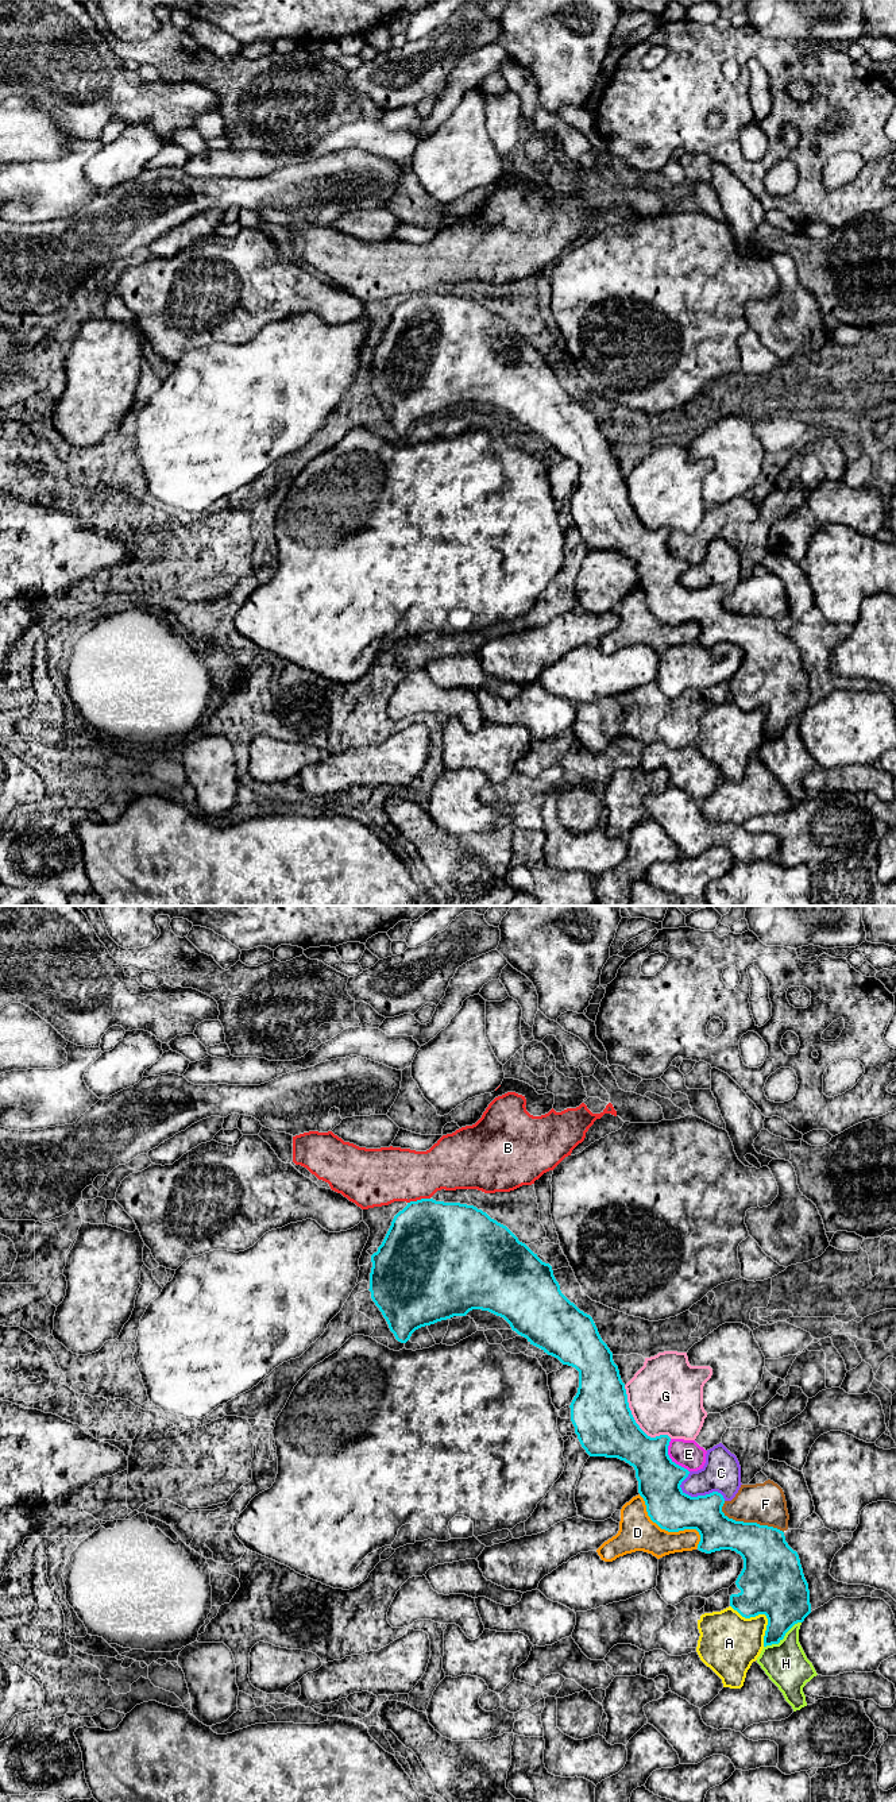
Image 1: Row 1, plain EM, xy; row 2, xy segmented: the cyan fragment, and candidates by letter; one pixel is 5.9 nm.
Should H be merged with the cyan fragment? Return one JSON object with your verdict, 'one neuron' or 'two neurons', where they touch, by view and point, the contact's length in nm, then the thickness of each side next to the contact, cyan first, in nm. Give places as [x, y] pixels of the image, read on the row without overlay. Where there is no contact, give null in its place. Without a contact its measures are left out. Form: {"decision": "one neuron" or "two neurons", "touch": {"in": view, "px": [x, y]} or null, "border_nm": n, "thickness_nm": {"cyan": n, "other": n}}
{"decision": "two neurons", "touch": {"in": "xy", "px": [783, 730]}, "border_nm": 280, "thickness_nm": {"cyan": 320, "other": 260}}

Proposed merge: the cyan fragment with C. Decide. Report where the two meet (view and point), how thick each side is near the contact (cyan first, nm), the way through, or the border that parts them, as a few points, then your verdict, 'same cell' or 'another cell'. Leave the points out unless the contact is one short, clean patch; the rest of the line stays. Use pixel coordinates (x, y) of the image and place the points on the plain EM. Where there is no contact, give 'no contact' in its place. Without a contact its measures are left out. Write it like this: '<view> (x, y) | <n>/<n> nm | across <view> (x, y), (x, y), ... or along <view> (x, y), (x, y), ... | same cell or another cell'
xy (702, 589) | 240/220 nm | another cell

